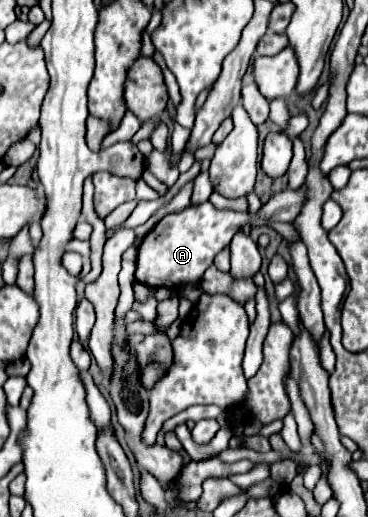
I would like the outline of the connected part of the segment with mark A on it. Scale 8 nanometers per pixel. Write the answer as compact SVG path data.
M302 186L298 192L294 192L294 190L288 188L288 190L280 192L280 194L274 194L255 214L251 212L234 212L234 210L218 210L218 208L214 208L210 202L204 202L204 204L200 204L200 206L188 206L186 210L182 210L182 212L178 212L178 214L168 214L168 216L164 216L164 218L154 226L154 230L148 232L148 236L144 238L144 242L142 242L140 248L138 248L136 278L138 278L142 284L146 284L146 286L156 286L156 288L166 286L166 288L170 288L170 290L172 290L172 288L178 290L178 288L182 288L182 286L188 284L188 282L198 282L198 280L202 280L206 268L212 266L214 256L216 256L218 252L222 252L226 246L230 246L234 234L236 234L238 230L242 230L246 224L250 227L257 227L272 224L272 222L292 222L292 220L296 218L296 214L300 214L300 204L304 204L304 192L306 192L306 188Z

